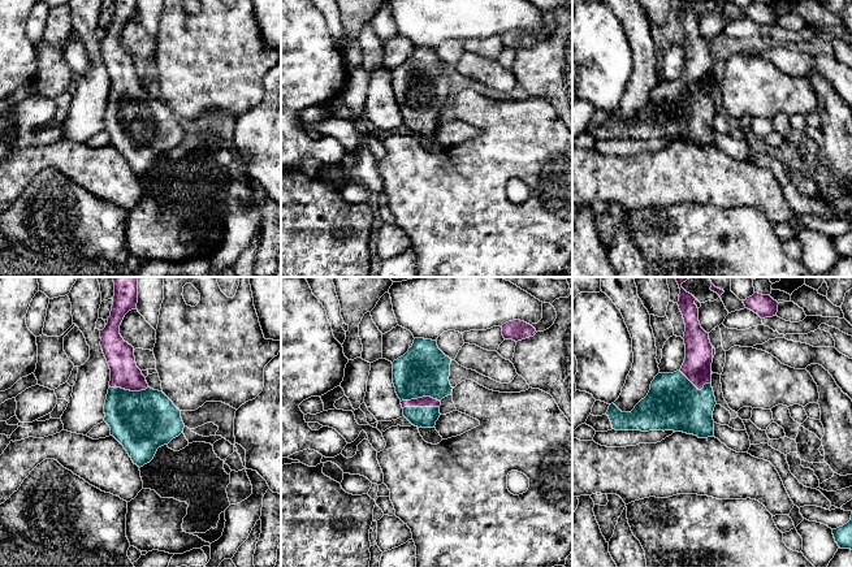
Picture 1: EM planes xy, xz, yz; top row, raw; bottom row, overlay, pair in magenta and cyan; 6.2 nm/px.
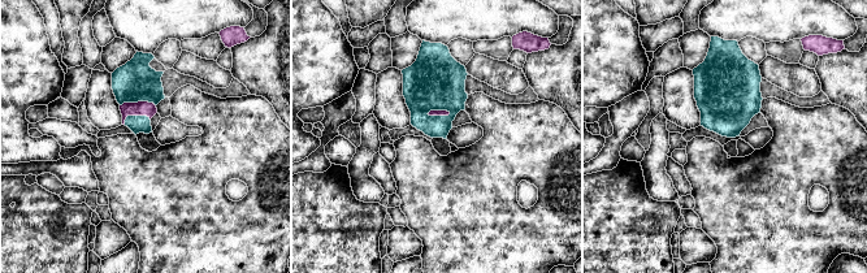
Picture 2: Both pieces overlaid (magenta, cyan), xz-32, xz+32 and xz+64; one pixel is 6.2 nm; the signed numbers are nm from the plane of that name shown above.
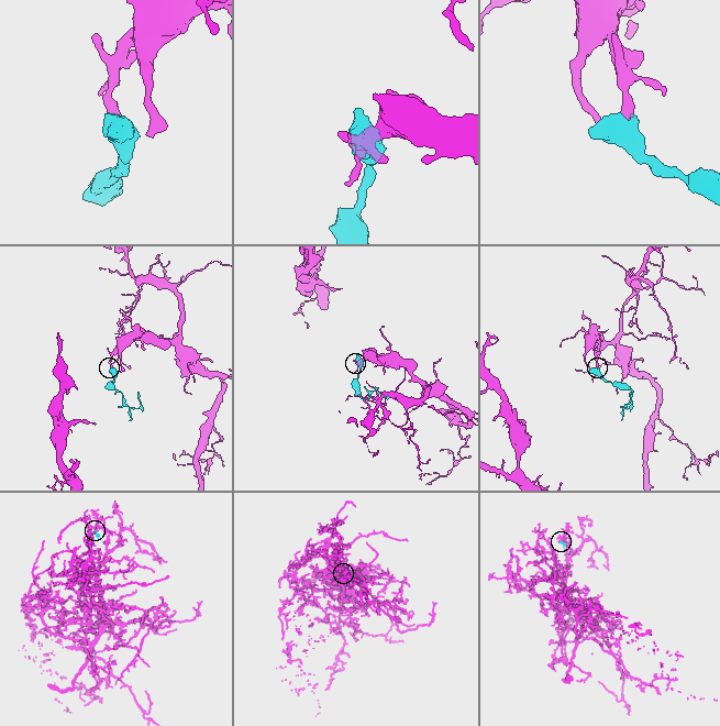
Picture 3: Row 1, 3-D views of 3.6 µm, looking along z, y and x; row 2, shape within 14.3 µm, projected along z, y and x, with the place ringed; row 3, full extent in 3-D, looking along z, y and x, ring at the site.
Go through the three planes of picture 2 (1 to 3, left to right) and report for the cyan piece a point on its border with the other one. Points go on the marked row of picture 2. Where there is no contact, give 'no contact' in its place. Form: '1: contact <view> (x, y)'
1: contact xz-32 (138, 102)
2: contact xz+32 (438, 111)
3: no contact

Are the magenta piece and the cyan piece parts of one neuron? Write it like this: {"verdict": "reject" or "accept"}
{"verdict": "accept"}

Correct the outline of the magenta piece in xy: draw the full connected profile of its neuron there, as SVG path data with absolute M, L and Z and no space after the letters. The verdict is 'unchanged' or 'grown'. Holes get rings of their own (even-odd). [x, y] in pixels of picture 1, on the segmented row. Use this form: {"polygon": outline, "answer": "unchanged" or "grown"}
{"polygon": "M113 277L113 282L114 297L111 316L105 328L100 330L100 346L111 369L104 421L111 428L111 436L124 446L133 463L140 468L153 459L159 447L178 437L185 424L181 411L173 402L163 391L148 386L146 377L137 367L134 347L125 342L120 334L120 325L125 315L137 308L138 277Z", "answer": "grown"}

